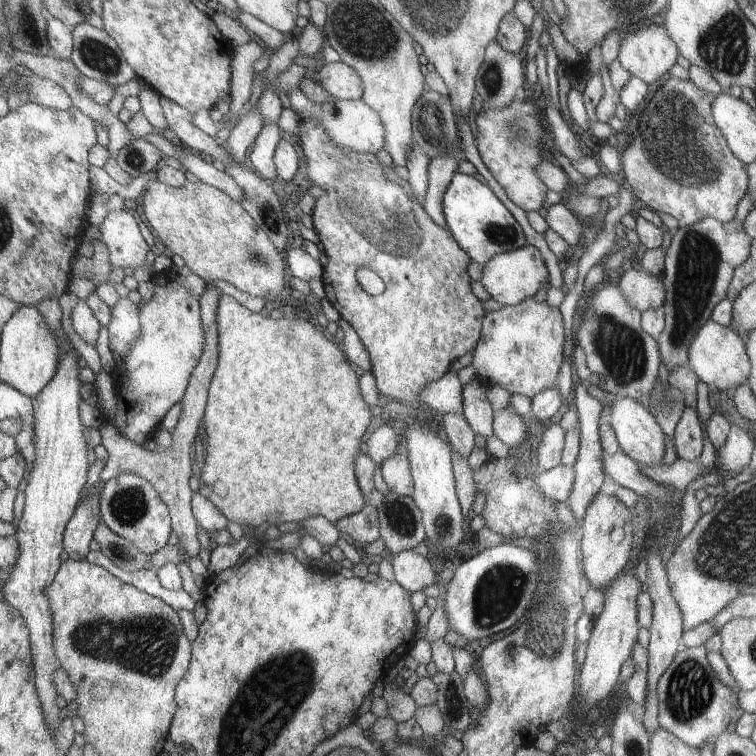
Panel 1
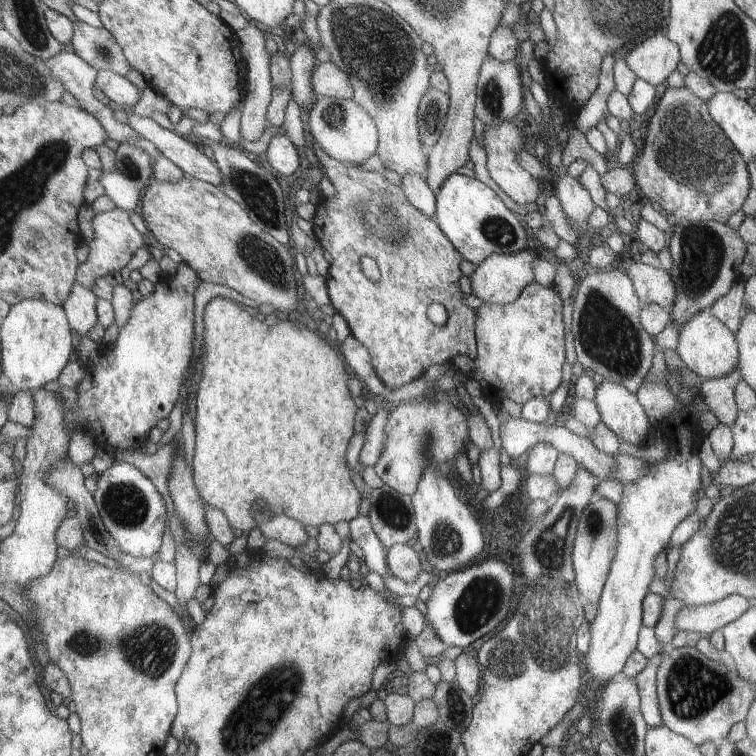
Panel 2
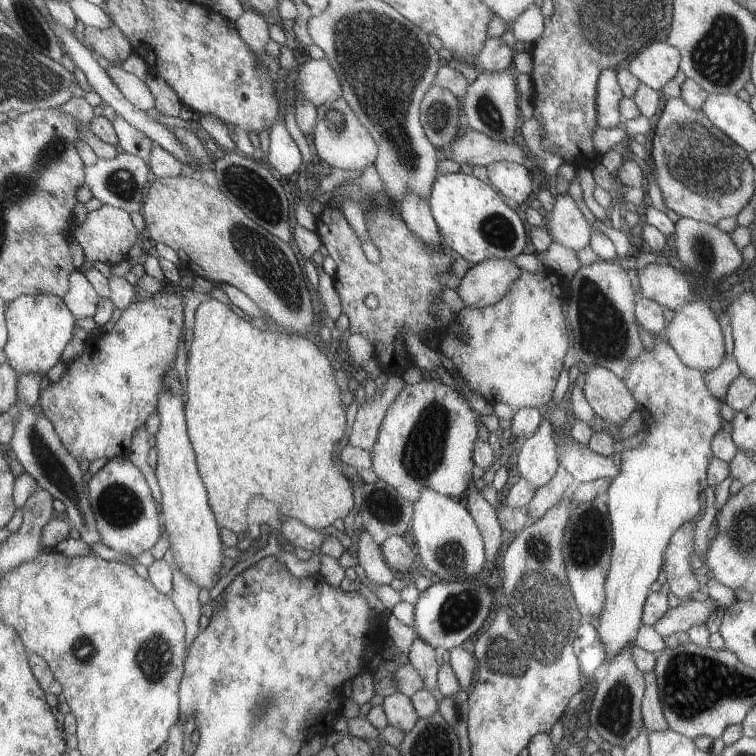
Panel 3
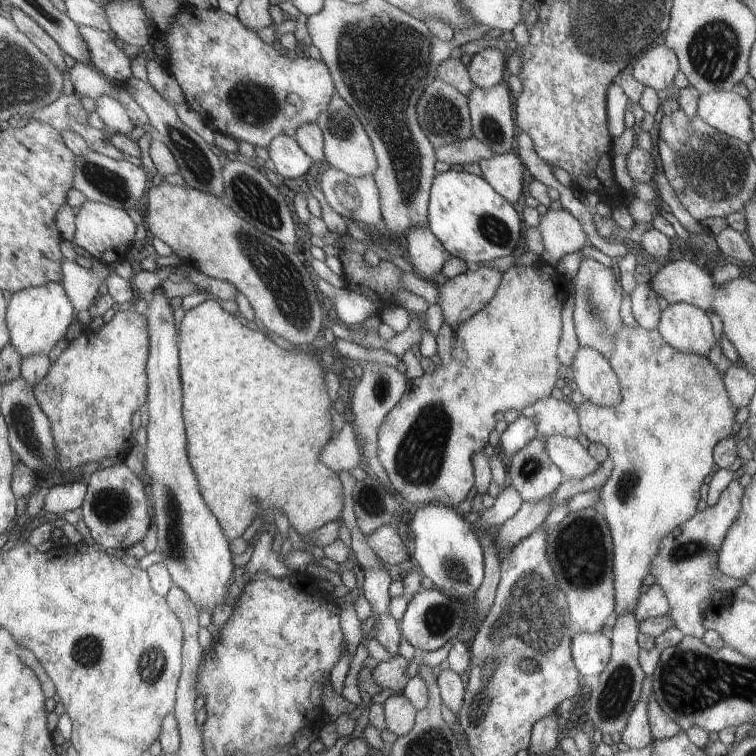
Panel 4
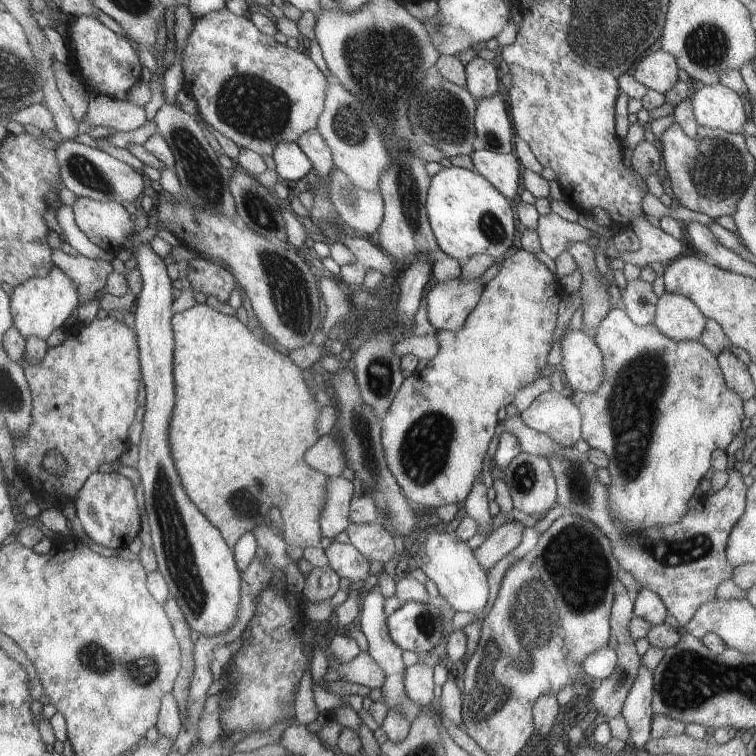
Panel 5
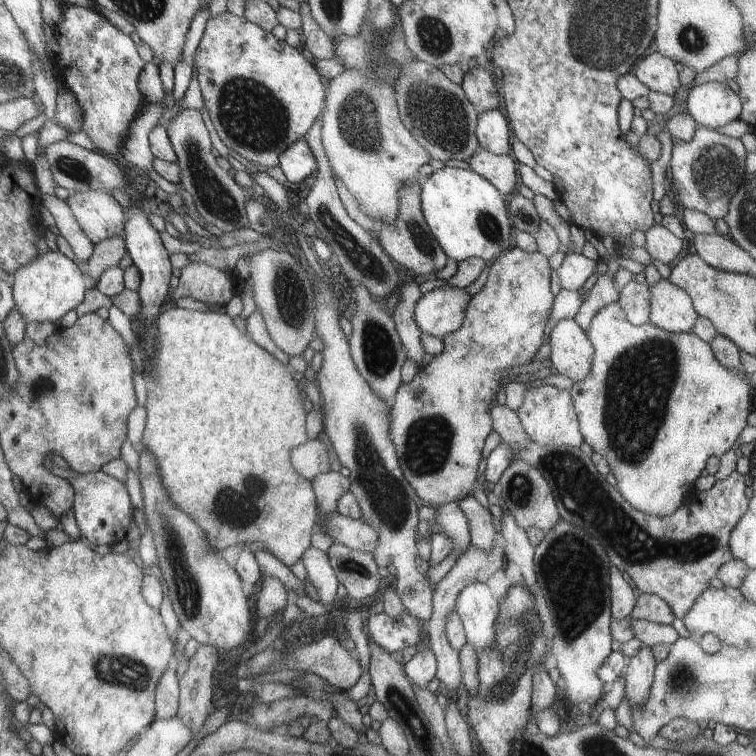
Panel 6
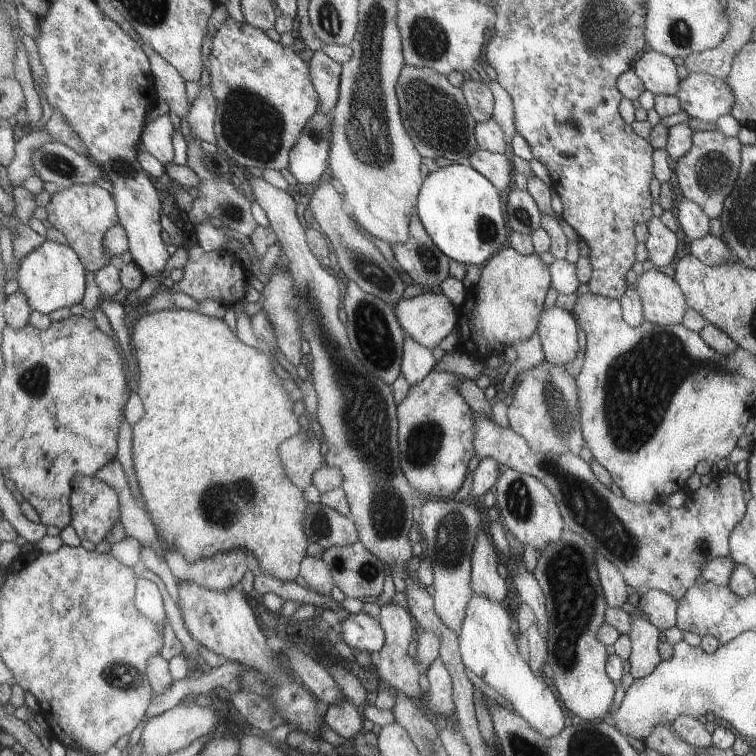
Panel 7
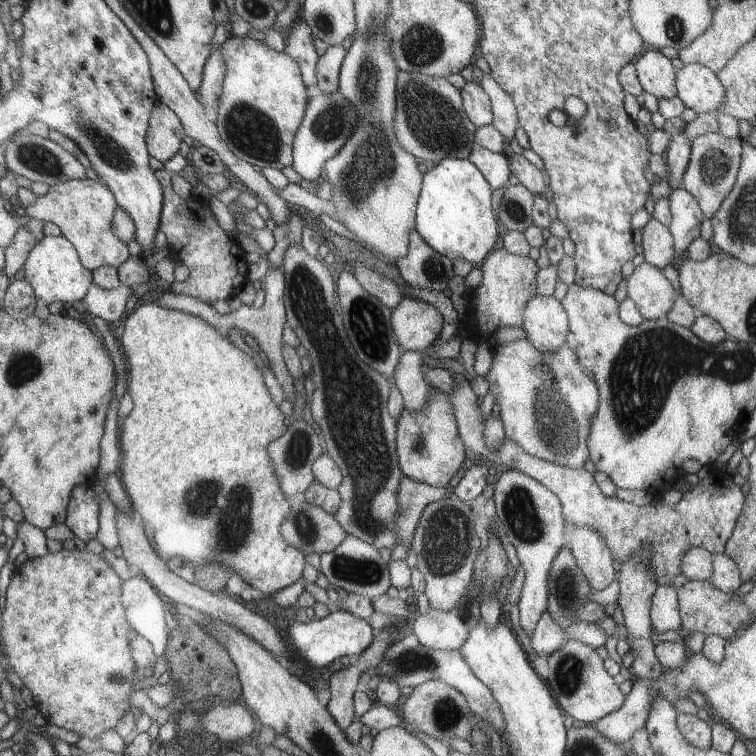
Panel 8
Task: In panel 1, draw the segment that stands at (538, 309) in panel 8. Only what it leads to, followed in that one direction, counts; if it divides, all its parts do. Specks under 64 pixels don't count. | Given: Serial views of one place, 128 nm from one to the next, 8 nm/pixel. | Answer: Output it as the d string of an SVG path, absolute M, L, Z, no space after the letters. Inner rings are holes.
M616 396L612 402L609 423L614 428L621 449L637 464L662 466L666 451L665 434L655 417L640 400Z

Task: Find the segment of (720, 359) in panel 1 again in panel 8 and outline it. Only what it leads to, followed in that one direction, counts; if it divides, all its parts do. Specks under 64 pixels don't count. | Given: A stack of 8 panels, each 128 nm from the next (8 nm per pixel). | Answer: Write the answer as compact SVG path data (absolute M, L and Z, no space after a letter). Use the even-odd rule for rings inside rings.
M644 261L634 267L627 278L626 296L646 320L666 319L668 312L674 308L678 292L662 272L662 269Z

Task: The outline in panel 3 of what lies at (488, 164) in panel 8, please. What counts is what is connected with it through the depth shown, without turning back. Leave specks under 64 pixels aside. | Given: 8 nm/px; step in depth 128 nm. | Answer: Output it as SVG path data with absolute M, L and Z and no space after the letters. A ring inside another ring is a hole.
M496 161L487 166L487 171L494 188L498 188L512 202L518 202L521 207L522 202L534 190L532 180L530 180L530 172L520 164Z

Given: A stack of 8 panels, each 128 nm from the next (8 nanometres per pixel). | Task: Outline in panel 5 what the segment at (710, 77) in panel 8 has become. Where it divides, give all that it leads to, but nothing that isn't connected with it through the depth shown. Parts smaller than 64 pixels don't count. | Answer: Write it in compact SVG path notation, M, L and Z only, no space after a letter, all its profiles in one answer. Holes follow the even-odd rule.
M721 83L705 85L692 96L692 108L699 125L741 134L746 126L747 102L734 89Z

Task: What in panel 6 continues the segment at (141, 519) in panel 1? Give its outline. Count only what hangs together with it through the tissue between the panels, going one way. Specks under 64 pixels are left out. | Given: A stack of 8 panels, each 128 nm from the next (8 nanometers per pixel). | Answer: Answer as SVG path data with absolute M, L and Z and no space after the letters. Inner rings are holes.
M70 470L69 484L73 486L76 499L74 500L74 515L81 533L81 541L91 546L111 546L122 541L127 534L127 525L132 518L132 504L124 483L103 474L77 474Z

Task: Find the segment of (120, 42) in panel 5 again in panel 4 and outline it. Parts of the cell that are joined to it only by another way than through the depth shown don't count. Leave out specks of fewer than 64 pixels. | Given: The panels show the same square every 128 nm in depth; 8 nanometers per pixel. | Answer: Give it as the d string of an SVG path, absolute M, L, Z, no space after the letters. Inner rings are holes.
M79 25L80 34L88 46L90 60L102 74L118 84L125 84L133 76L130 58L122 49L122 44L109 32Z

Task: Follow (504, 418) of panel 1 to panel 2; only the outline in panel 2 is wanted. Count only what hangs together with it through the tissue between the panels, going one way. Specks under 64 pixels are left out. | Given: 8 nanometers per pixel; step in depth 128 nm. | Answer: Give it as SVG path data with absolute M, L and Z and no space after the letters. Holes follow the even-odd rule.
M510 417L507 421L500 424L500 434L503 449L506 450L506 454L508 454L511 459L525 454L529 448L532 448L532 446L538 442L546 442L552 444L559 453L566 452L566 454L574 456L579 464L582 464L586 470L590 470L598 480L613 480L610 470L612 470L612 466L614 466L614 455L600 452L600 450L594 446L590 437L581 437L573 434L565 426L557 427L551 422L547 425L543 425L541 423L526 421L522 417Z

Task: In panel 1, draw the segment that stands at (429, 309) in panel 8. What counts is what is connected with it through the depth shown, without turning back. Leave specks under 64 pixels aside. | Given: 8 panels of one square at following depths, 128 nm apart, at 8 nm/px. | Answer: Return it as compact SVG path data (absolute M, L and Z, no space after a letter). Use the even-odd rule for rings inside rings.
M527 244L524 248L517 248L516 251L508 251L494 256L482 267L482 286L488 294L503 305L517 305L526 300L534 298L542 286L551 286L548 282L548 268L546 262L536 246Z

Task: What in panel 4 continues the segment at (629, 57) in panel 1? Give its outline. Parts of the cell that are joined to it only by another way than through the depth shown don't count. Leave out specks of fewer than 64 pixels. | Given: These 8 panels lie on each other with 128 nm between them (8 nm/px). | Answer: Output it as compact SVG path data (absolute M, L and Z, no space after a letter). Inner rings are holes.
M665 44L654 45L644 56L639 56L638 60L633 63L633 75L645 86L652 87L656 92L671 88L674 86L674 76L678 72L677 53L668 48Z

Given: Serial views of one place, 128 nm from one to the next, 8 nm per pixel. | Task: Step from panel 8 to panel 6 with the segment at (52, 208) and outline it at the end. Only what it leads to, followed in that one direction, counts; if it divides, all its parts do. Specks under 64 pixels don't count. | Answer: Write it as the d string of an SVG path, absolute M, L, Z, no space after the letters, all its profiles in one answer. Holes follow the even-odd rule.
M72 192L67 200L82 231L92 244L114 238L125 230L122 206L106 192Z

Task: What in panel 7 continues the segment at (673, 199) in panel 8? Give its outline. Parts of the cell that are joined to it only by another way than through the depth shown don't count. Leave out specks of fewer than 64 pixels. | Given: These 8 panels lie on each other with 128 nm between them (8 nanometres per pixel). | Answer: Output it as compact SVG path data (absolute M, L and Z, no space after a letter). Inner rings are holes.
M683 197L676 206L676 218L680 230L691 241L702 238L709 233L710 218L696 202L686 200Z

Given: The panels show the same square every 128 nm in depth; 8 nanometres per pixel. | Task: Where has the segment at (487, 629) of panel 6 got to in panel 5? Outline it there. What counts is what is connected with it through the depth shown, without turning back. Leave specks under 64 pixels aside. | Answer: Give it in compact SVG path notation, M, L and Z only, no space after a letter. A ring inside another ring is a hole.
M432 531L424 544L417 545L413 551L413 566L421 569L438 586L440 595L456 612L478 615L488 605L490 590L486 572L479 566L467 542L455 540L454 532Z

